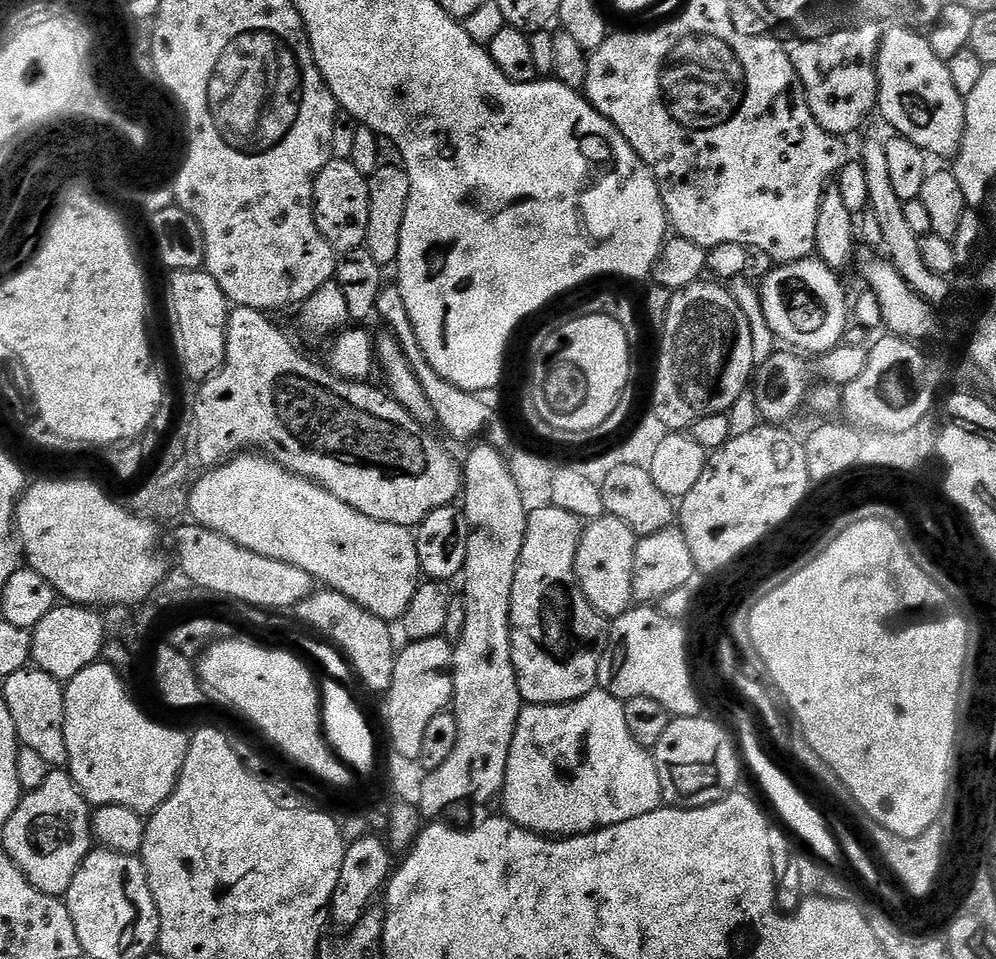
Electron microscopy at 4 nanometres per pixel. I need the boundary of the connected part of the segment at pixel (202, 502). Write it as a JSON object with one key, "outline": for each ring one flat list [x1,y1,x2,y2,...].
{"outline":[[237,454,231,460,205,471,192,486,192,497,188,499,188,512,195,523,209,528,211,532,222,534,230,542,234,542,246,550,254,550,254,554,262,554,266,558,274,558,278,562,298,566,298,570,306,570,306,574,310,574,313,581,320,583,321,580,324,583,321,585,325,589,346,594,346,598,358,602,358,606,362,606,370,614,389,622,403,621,406,606,410,606,410,598,414,598,416,588,422,582,416,537,409,529,394,526,390,522,378,522,374,518,366,518,366,514,354,510,354,506,346,506,346,502,342,502,342,498,334,498,334,494,330,494,313,480,308,480,297,472,291,472,290,469,282,467,281,464,277,464,275,460,263,454]]}

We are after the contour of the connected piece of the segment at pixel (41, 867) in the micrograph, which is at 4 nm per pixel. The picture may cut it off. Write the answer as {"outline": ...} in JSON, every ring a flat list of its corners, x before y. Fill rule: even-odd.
{"outline":[[66,770,49,771,38,790,24,792,14,814,2,825,2,846,22,874,42,894,67,897,70,882,94,848,92,812,84,795]]}

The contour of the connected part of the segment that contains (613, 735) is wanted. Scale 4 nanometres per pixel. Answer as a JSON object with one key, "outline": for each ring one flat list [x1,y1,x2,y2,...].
{"outline":[[593,690,587,692,582,698,571,700,565,704,524,704,521,707,520,717,514,730,514,738,510,742,510,758,506,762,506,778,502,793,503,815,513,820,518,826,522,826,528,832,537,832,539,836,553,838,581,836,587,832,596,832,600,828,618,826,618,822,630,822,630,818,642,818,642,814,650,814,661,808,663,799,662,782,658,782,656,757,649,749,634,742,634,734,630,734,630,730,626,726,626,710,623,700,614,698,603,690]]}

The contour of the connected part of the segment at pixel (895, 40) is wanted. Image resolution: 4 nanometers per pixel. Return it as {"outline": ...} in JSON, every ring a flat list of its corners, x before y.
{"outline":[[903,26,889,27,880,40,880,49,876,55,876,77,878,78,878,112,884,115,886,123,892,127,895,135,904,136,914,146,918,146,929,157,955,157,960,151,960,143,964,137,966,126,965,96,954,90,954,82,950,78,948,61,934,54,934,46,930,46,928,36,923,31]]}

